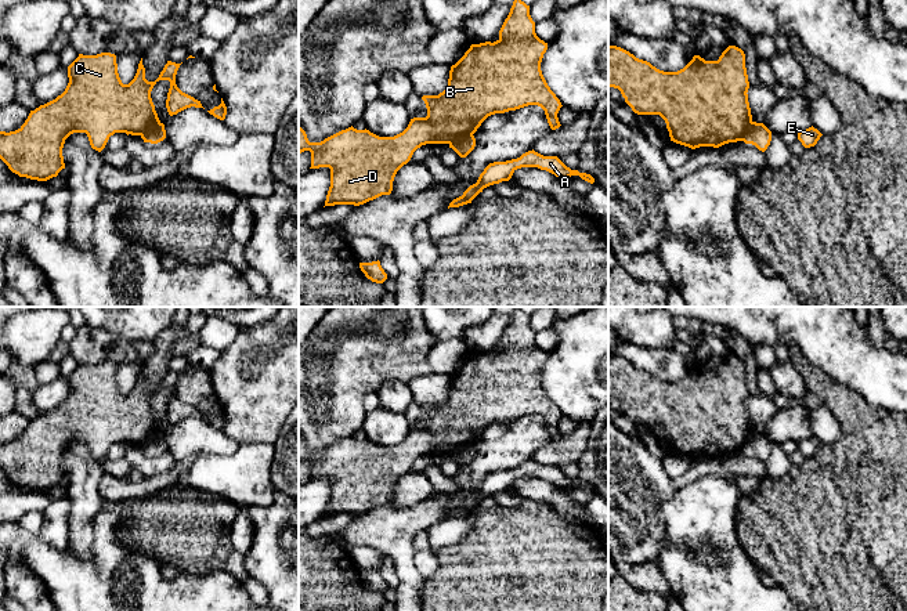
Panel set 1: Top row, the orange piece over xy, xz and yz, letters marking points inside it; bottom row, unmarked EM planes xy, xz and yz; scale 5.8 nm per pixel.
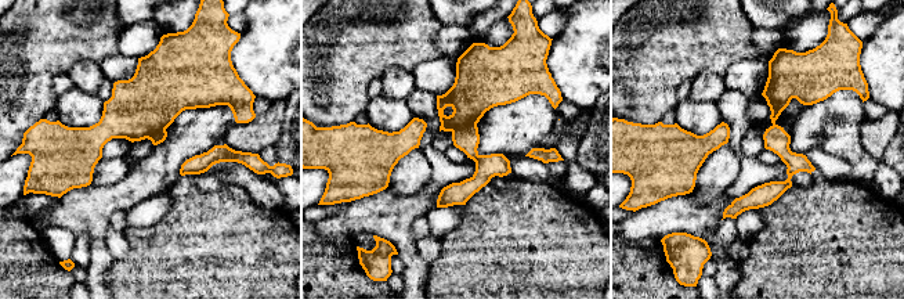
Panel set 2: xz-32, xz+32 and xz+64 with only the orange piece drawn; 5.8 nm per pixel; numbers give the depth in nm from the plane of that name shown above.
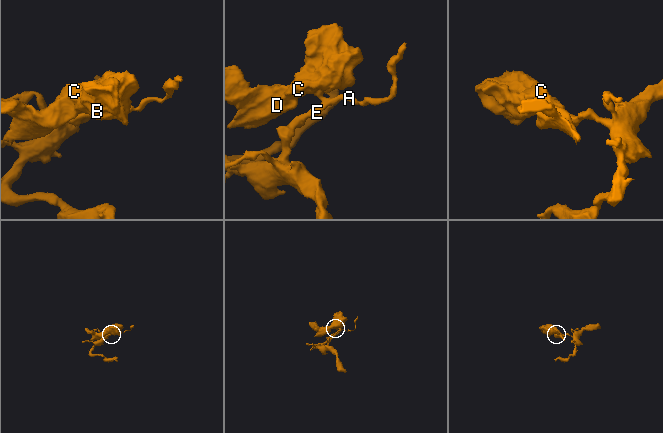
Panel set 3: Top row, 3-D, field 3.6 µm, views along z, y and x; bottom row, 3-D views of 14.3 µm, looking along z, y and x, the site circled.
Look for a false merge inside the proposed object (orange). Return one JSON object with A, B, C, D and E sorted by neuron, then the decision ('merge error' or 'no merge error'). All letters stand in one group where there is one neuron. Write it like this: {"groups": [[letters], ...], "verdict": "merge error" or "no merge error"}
{"groups": [["A", "E"], ["B", "C", "D"]], "verdict": "merge error"}

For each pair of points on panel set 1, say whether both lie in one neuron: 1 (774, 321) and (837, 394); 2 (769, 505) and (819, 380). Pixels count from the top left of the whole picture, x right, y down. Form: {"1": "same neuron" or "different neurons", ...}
{"1": "different neurons", "2": "same neuron"}

